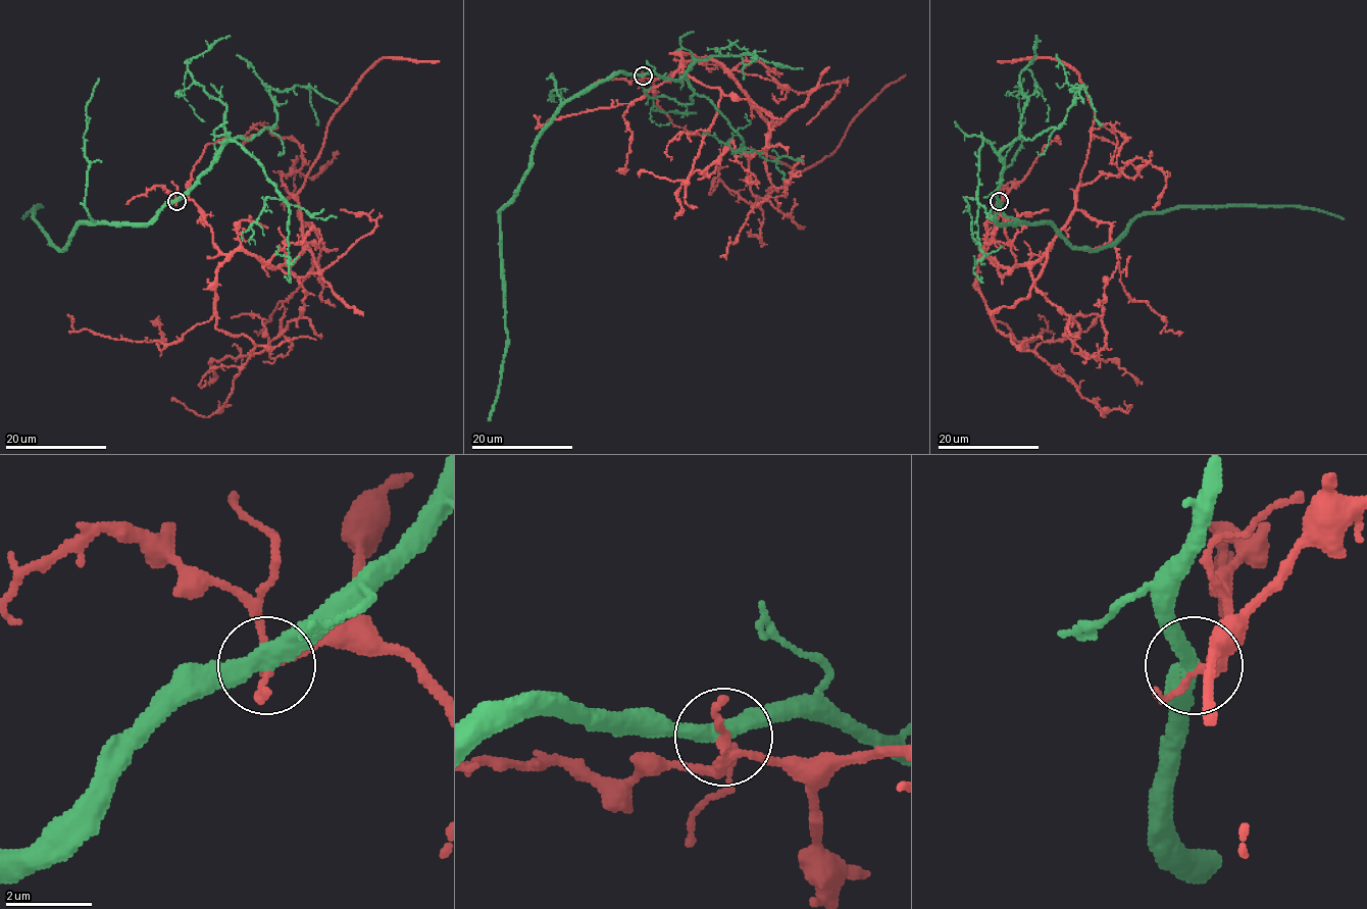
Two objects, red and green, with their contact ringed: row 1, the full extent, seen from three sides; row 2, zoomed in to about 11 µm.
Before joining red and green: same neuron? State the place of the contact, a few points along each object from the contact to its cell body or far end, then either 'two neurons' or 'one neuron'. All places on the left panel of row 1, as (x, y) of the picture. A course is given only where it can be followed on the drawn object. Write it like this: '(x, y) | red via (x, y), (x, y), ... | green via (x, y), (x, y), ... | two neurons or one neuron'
(176, 201) | red via (176, 201), (191, 199), (223, 253), (291, 262), (302, 248), (297, 191), (328, 120), (382, 58), (439, 61) | green via (176, 201), (170, 201), (147, 222), (82, 222), (62, 250), (35, 220), (36, 207), (41, 205), (21, 217) | two neurons

